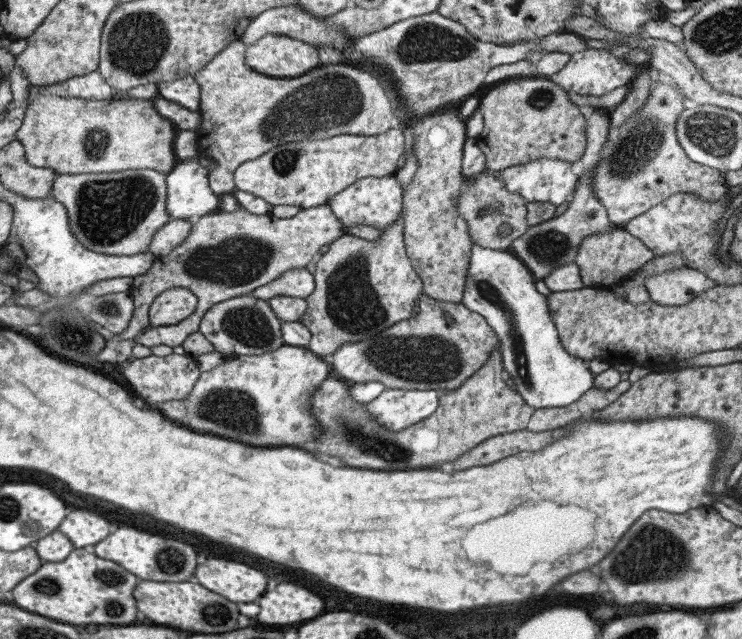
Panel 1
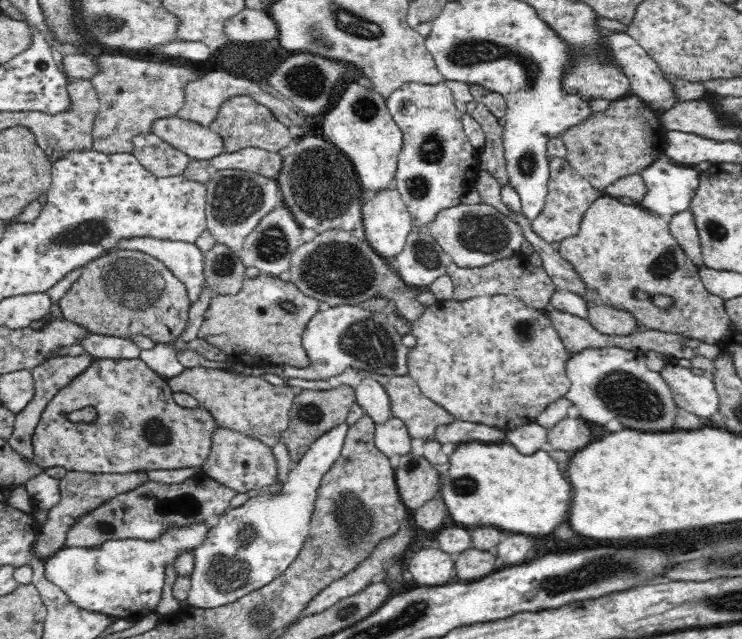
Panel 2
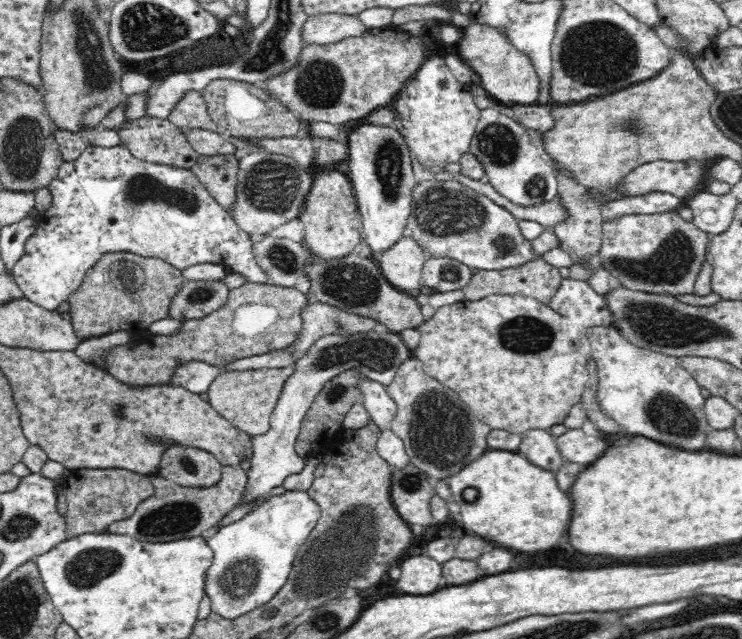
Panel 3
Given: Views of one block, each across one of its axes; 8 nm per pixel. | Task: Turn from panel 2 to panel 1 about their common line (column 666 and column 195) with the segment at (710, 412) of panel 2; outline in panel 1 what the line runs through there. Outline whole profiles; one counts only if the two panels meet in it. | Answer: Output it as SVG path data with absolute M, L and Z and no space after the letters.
M172 353L165 357L150 355L145 358L137 358L133 362L114 366L131 384L136 396L143 400L147 407L165 400L184 400L194 387L200 373L193 357L187 354L178 356Z

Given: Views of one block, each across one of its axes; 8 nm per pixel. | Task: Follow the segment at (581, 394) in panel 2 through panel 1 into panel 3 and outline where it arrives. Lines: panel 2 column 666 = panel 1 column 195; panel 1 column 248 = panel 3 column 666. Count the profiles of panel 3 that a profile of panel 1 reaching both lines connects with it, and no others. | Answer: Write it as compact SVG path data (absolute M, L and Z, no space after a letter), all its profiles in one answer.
M596 326L588 328L587 333L591 346L591 359L598 364L597 399L601 409L612 420L618 422L620 427L624 426L624 430L630 434L646 436L664 444L674 444L676 448L682 450L706 449L707 434L713 429L708 425L705 415L705 399L700 391L701 386L684 367L679 365L676 357L640 348L626 340L615 327Z

